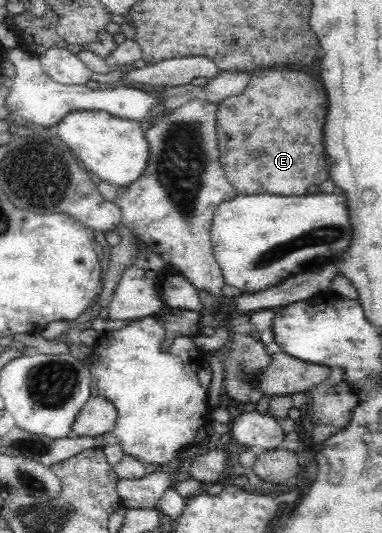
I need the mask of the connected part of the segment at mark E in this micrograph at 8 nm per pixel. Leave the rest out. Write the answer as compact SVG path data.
M278 68L274 71L259 71L252 74L249 84L240 95L228 97L228 99L218 104L217 138L219 141L220 163L229 182L235 187L235 190L239 194L303 196L306 194L306 191L308 191L308 187L320 185L323 181L326 181L329 175L329 165L327 164L327 155L325 154L323 127L326 121L328 102L327 93L322 82L317 79L312 79L312 77L306 75L306 73L298 73L296 70L285 71L282 68Z

